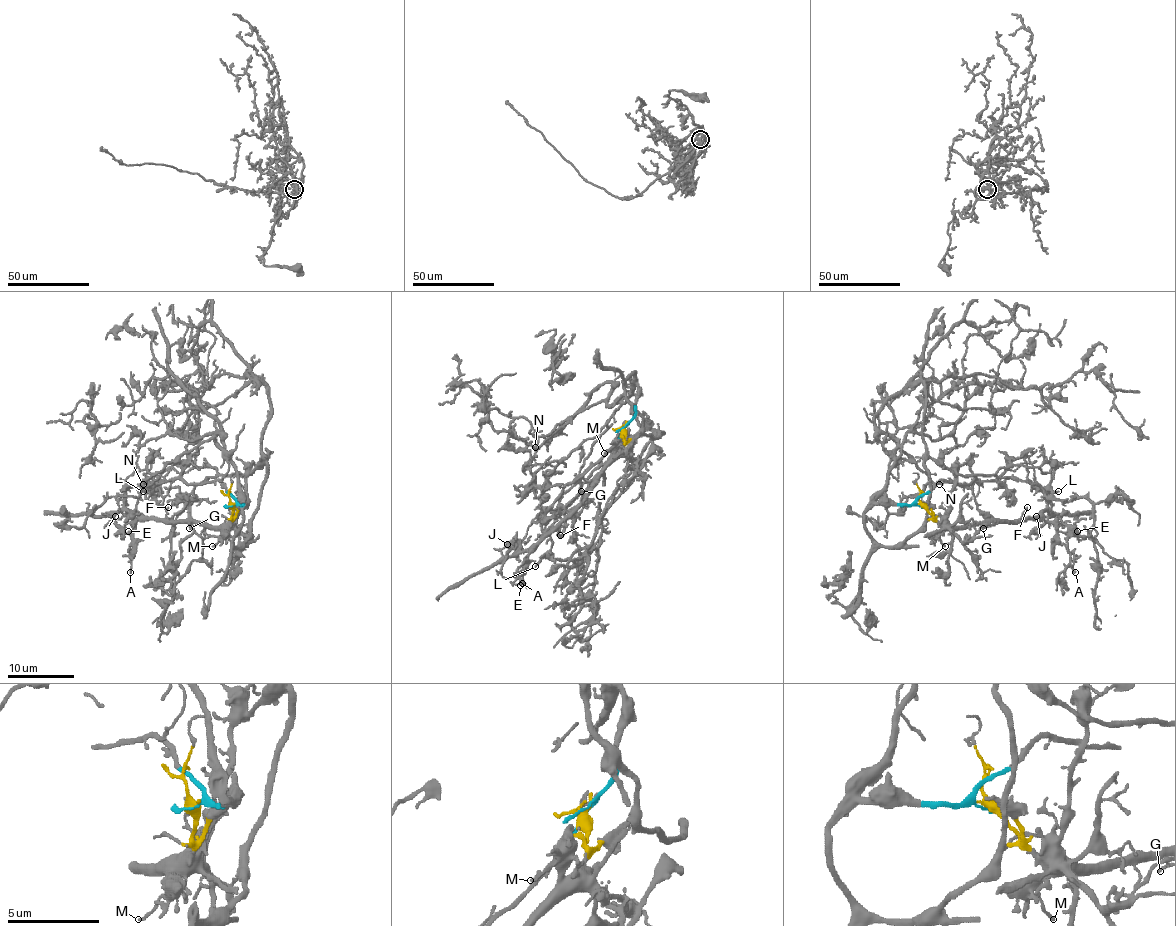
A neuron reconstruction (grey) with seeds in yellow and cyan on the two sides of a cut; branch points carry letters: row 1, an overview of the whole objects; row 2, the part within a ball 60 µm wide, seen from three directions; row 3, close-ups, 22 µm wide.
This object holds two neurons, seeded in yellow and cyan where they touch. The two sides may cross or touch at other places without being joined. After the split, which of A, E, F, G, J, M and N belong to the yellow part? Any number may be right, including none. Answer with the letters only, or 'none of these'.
A, E, F, G, J, M

